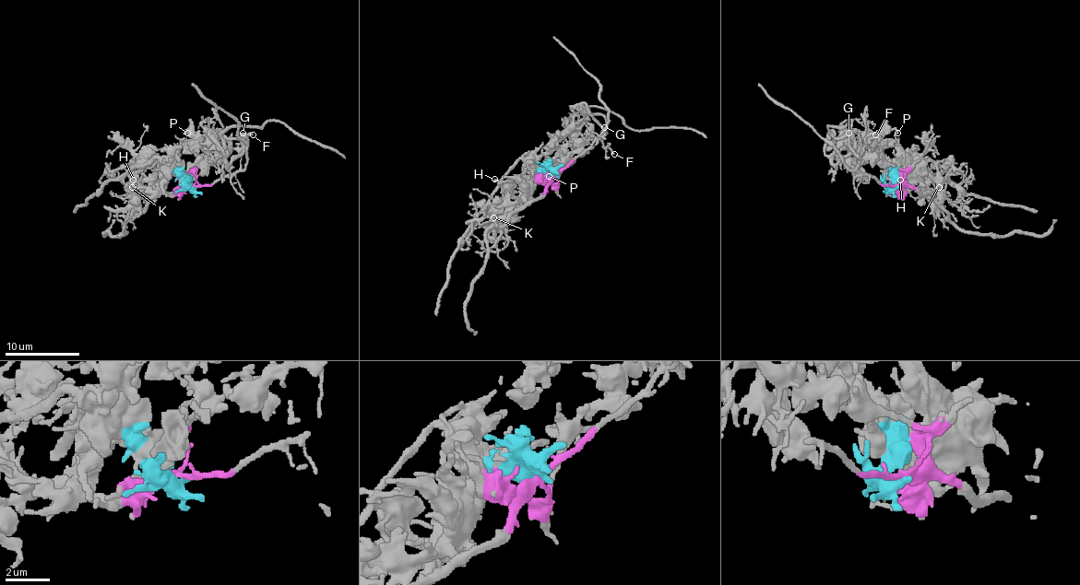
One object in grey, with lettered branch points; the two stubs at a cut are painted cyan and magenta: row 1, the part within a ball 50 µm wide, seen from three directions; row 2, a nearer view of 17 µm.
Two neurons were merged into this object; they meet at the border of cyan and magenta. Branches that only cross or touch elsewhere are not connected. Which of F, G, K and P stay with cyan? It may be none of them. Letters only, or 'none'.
F, G, P

